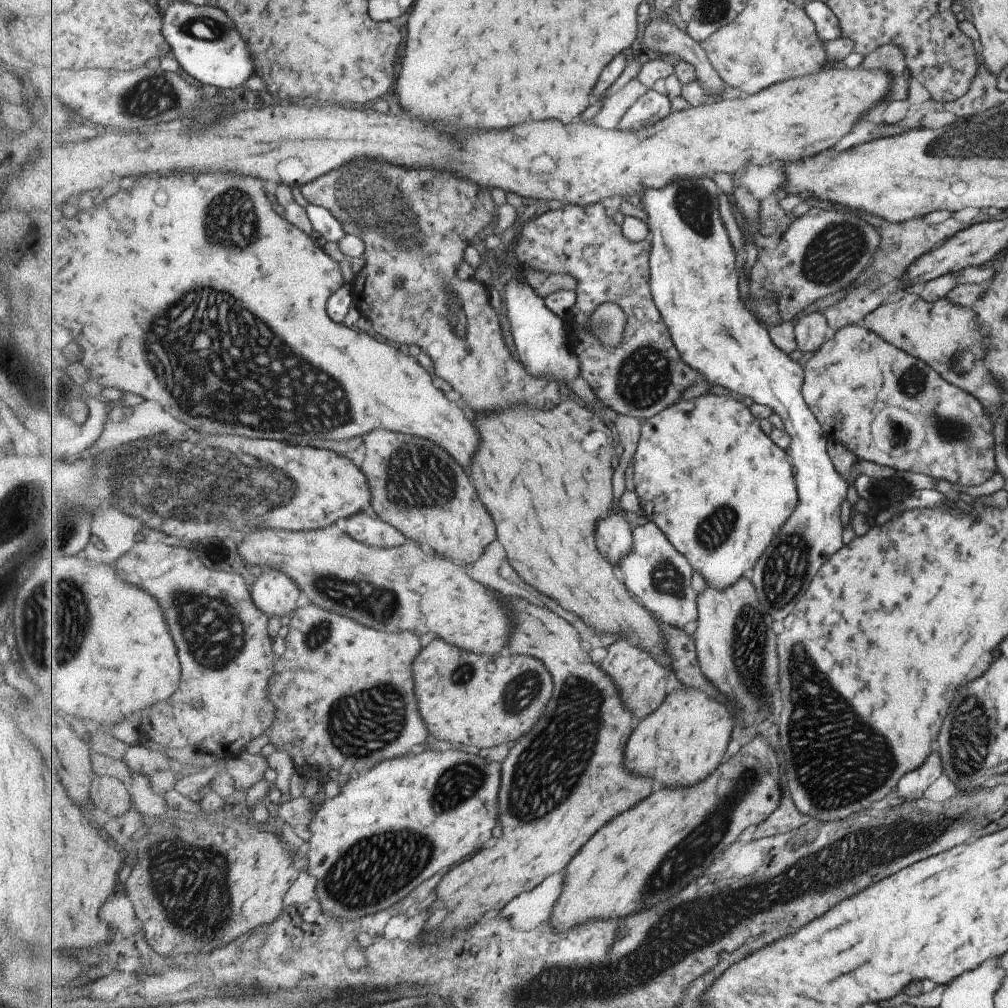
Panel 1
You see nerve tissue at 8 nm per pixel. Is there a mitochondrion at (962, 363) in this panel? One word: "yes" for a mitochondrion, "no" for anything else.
yes

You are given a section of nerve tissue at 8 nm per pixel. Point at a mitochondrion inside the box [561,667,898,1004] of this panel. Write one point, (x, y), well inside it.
(688, 856)

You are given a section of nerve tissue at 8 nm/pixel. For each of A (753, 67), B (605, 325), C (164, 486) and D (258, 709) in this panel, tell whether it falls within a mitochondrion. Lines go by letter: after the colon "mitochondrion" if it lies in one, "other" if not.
A: mitochondrion
B: mitochondrion
C: mitochondrion
D: other

